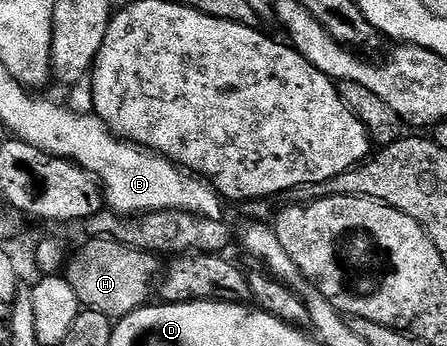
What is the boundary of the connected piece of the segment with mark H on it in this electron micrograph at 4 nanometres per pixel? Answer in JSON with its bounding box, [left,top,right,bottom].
[63,237,159,319]

